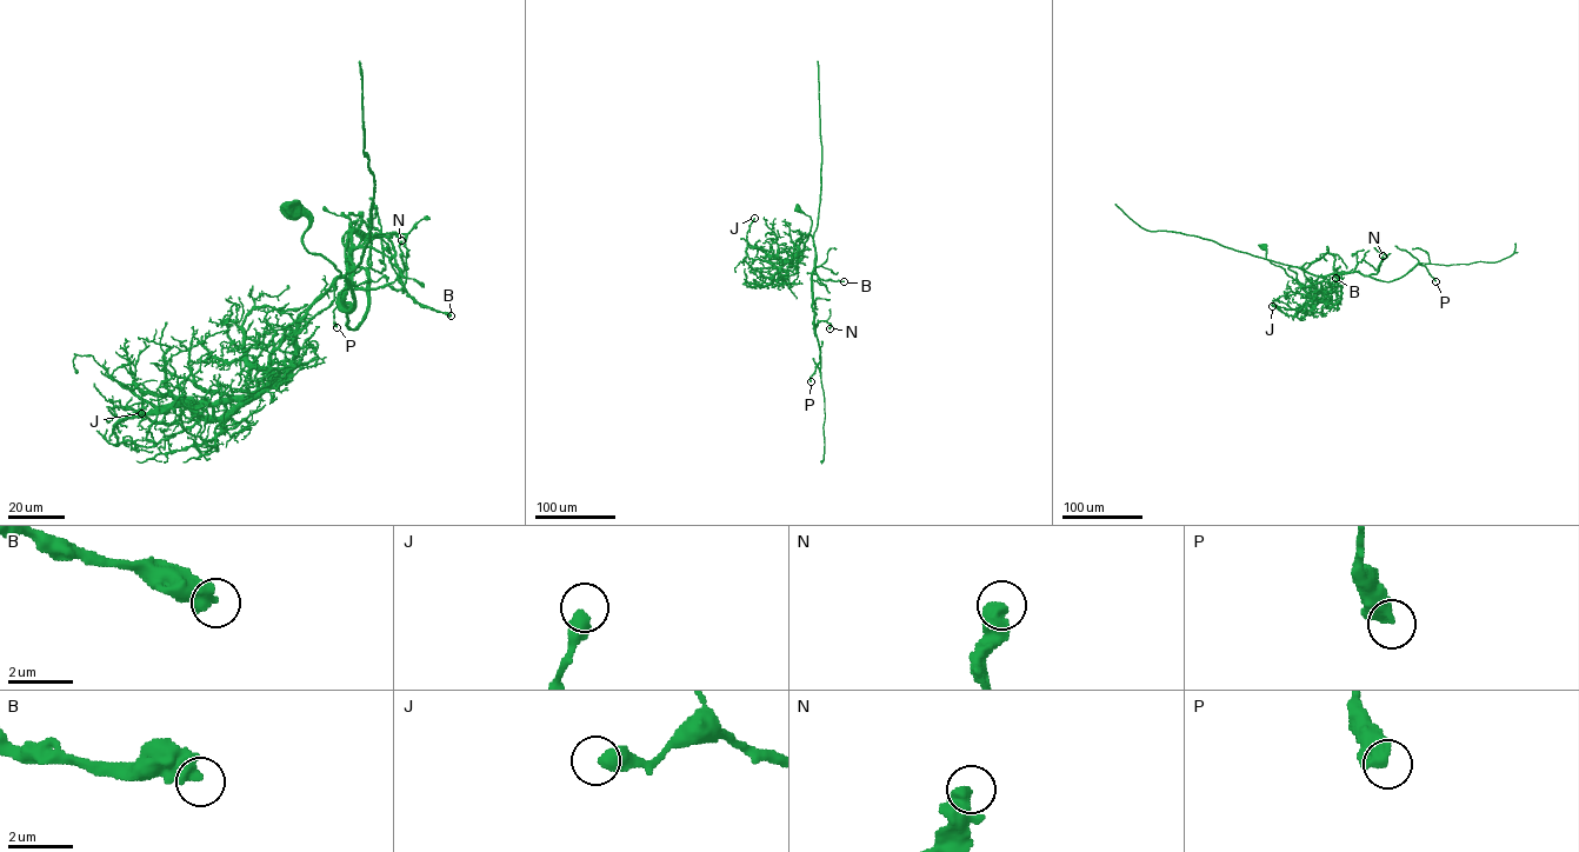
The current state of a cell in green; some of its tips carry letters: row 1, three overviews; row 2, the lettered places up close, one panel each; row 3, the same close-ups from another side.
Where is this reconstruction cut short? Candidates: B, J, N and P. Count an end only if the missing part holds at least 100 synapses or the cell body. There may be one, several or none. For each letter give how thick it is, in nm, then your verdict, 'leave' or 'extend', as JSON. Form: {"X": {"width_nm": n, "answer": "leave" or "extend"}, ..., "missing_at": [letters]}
{"B": {"width_nm": 550, "answer": "leave"}, "J": {"width_nm": 500, "answer": "leave"}, "N": {"width_nm": 600, "answer": "leave"}, "P": {"width_nm": 500, "answer": "leave"}, "missing_at": []}

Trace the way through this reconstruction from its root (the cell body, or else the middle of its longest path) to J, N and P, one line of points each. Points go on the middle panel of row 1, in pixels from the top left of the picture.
J: (798, 210), (810, 217), (810, 231), (799, 244), (798, 252), (786, 261), (747, 245), (747, 232), (754, 218)
N: (798, 210), (812, 221), (798, 246), (811, 234), (815, 254), (813, 323), (826, 320), (830, 328)
P: (798, 210), (812, 221), (810, 231), (798, 246), (810, 234), (815, 254), (812, 307), (820, 361), (811, 381)

